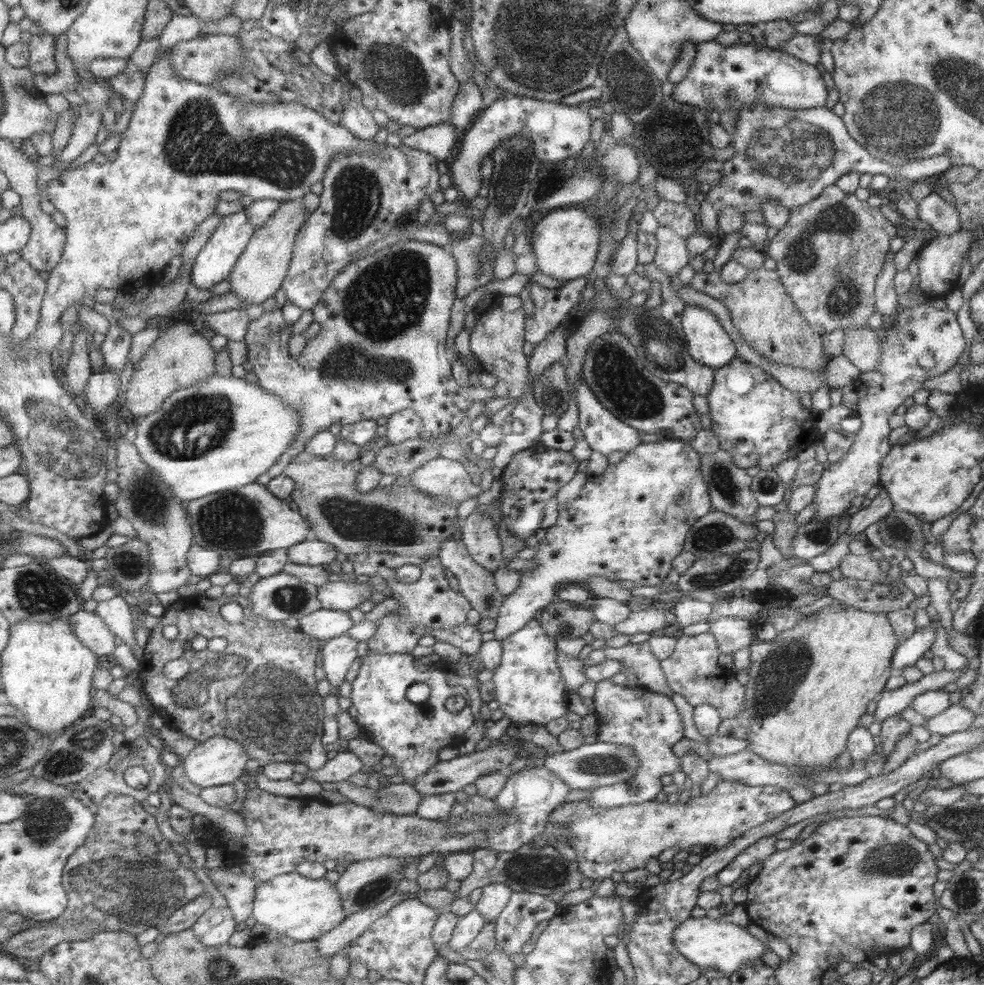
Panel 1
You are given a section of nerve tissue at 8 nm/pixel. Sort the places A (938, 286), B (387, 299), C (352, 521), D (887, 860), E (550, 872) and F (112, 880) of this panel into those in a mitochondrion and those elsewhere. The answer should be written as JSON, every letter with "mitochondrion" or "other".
{"A":"other","B":"mitochondrion","C":"mitochondrion","D":"mitochondrion","E":"mitochondrion","F":"mitochondrion"}

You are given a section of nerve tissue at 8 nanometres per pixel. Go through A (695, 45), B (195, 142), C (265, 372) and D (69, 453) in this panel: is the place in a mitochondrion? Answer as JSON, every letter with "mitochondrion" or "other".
{"A":"other","B":"mitochondrion","C":"other","D":"mitochondrion"}

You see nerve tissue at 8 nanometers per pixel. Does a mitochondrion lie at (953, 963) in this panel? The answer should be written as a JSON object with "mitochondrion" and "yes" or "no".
{"mitochondrion":"no"}

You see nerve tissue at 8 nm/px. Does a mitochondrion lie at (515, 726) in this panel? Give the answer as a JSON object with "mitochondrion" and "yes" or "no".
{"mitochondrion":"no"}

